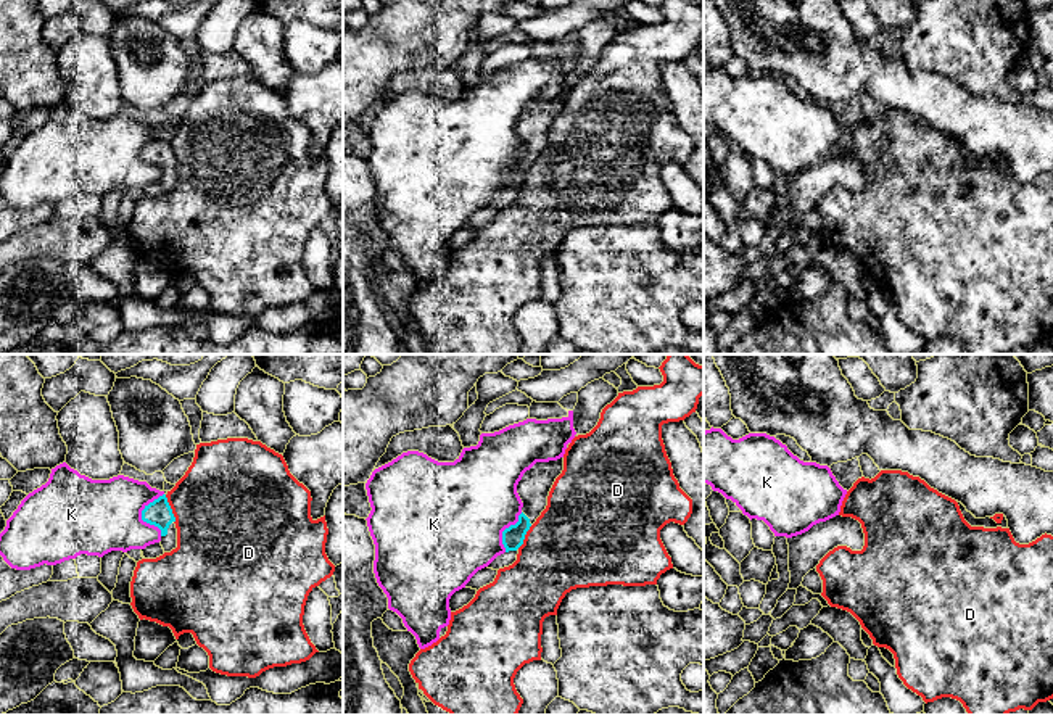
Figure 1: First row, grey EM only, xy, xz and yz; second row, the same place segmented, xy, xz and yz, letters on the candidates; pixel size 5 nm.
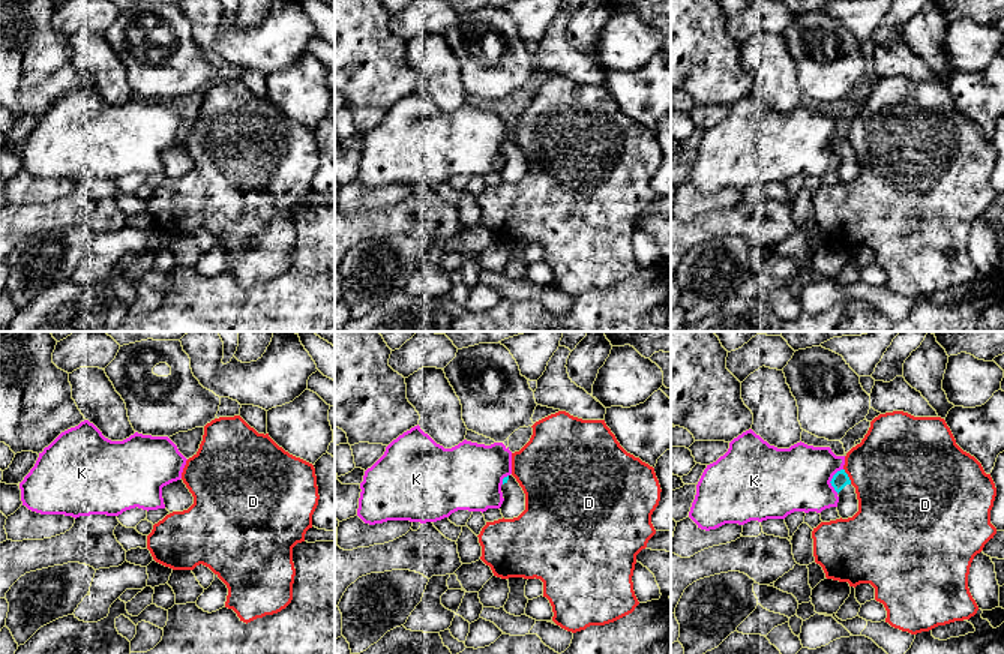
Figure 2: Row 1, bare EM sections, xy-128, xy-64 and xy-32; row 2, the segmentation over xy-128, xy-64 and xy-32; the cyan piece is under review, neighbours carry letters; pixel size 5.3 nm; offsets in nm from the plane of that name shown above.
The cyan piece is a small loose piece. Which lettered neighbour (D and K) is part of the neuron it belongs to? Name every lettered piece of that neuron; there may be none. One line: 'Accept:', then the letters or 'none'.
Accept: none

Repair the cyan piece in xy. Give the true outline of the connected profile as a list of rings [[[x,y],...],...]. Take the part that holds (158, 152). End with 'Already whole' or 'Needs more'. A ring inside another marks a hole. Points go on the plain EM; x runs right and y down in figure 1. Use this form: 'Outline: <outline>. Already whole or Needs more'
Outline: [[[166,134],[159,135],[142,150],[142,159],[161,169],[161,185],[164,192],[177,187],[176,156]]]. Needs more

